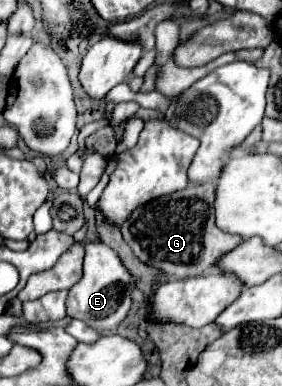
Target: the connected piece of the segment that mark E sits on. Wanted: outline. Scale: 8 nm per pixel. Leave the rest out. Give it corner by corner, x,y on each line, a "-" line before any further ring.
85,241
83,277
69,291
67,315
85,321
99,333
115,331
131,309
131,291
133,279
129,277
129,271
123,267
117,253
113,253
113,249
107,247
103,241

